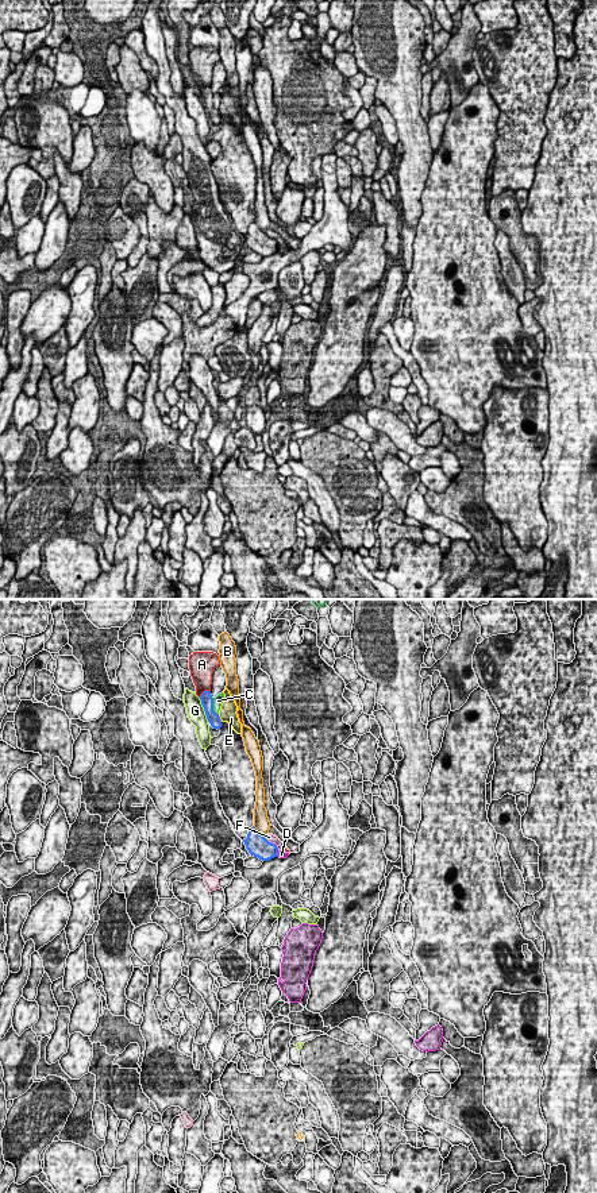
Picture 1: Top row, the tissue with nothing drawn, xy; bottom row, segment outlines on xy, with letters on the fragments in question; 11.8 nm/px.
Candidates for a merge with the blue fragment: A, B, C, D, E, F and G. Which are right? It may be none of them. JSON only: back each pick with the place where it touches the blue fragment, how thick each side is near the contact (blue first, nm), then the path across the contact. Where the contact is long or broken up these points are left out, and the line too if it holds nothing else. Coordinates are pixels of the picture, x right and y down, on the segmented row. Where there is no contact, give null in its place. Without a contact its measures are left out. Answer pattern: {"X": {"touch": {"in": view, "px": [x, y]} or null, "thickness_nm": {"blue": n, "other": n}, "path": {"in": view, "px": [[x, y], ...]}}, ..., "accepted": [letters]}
{"accepted": []}

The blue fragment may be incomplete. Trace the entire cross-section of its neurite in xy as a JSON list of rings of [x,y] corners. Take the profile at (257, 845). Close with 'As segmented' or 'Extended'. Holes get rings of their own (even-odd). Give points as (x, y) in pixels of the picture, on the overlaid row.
[[[254,826],[249,830],[247,838],[243,839],[243,842],[249,853],[262,861],[269,861],[274,857],[278,857],[277,845],[269,842],[265,835],[257,831]]]. As segmented

